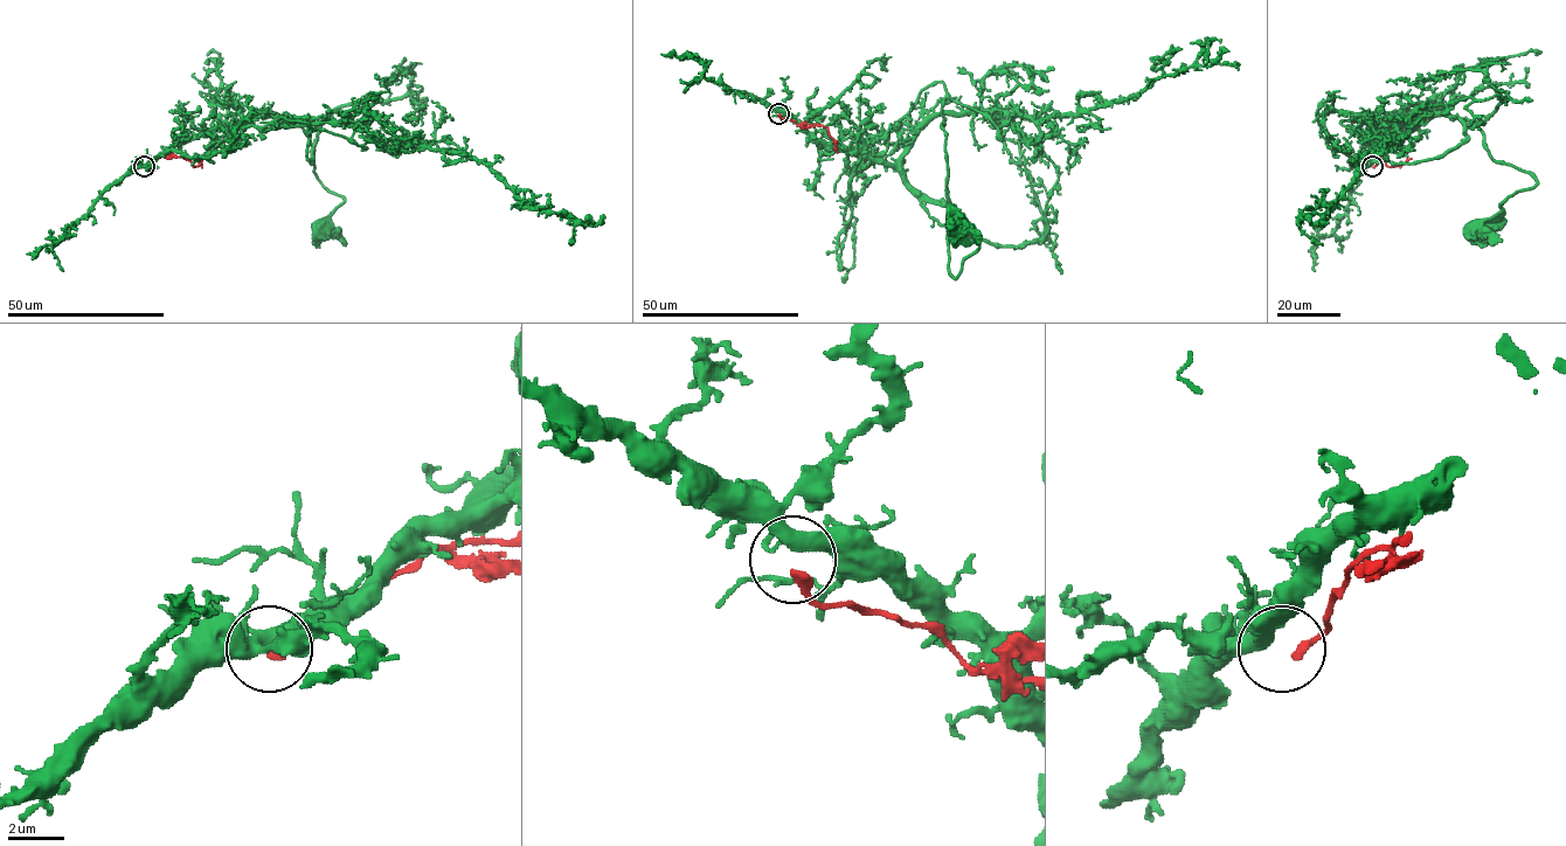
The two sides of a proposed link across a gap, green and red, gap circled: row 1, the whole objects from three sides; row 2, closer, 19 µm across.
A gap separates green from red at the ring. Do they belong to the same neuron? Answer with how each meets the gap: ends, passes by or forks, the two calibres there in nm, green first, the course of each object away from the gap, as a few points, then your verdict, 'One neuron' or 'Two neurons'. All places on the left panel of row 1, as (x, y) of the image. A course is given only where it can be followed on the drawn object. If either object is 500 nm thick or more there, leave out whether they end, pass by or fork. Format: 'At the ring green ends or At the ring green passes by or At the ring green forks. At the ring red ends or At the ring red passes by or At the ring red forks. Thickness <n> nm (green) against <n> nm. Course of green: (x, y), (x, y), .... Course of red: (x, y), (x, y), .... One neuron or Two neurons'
At the ring green forks. At the ring red ends. Thickness 400 nm (green) against 340 nm. Course of green: (144, 165), (174, 145), (221, 129), (264, 115), (288, 118), (305, 132), (316, 177), (344, 201), (317, 227). Course of red: (144, 167), (165, 154), (185, 158), (193, 166), (201, 164), (202, 158). Two neurons

